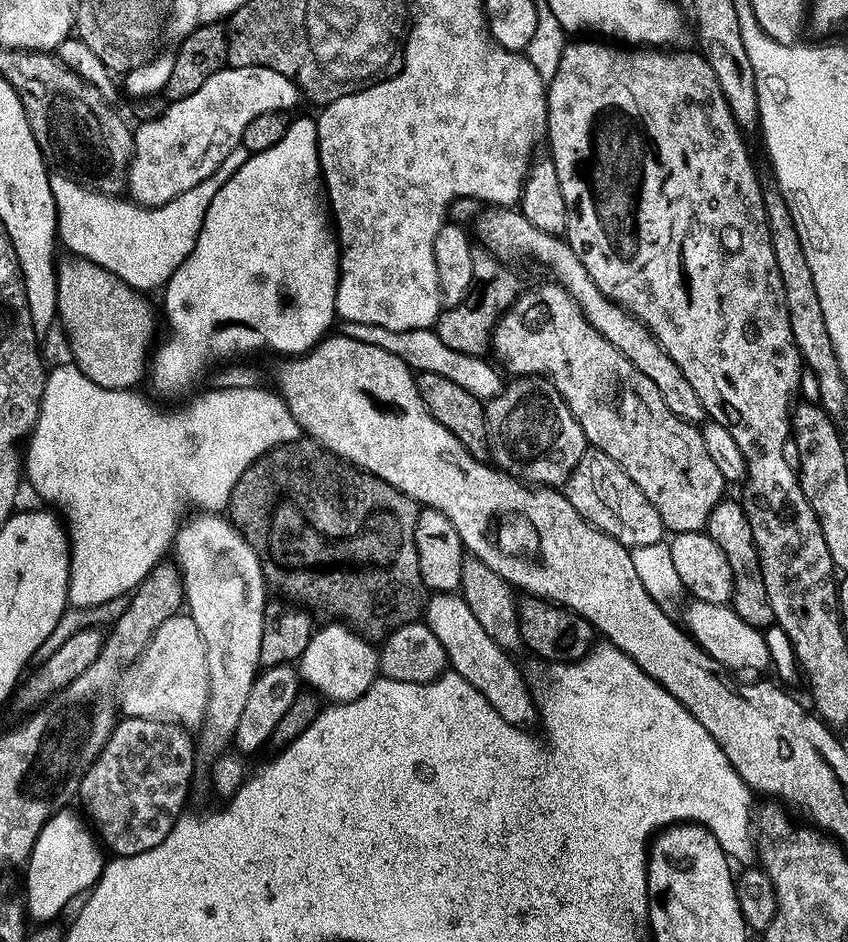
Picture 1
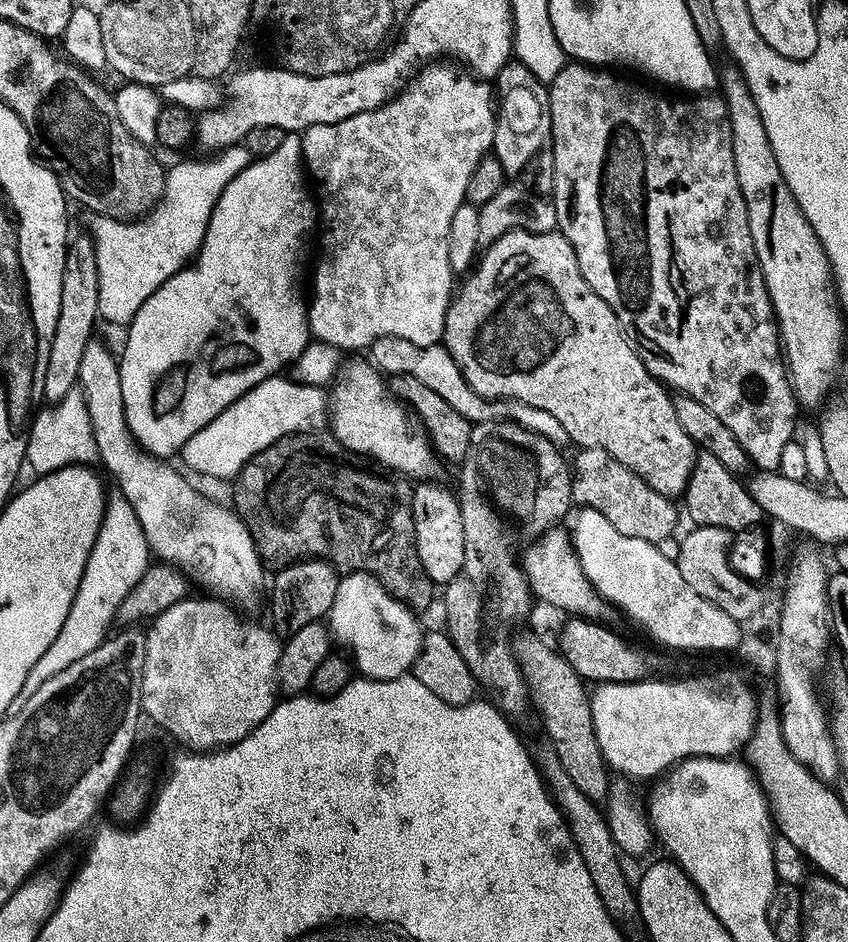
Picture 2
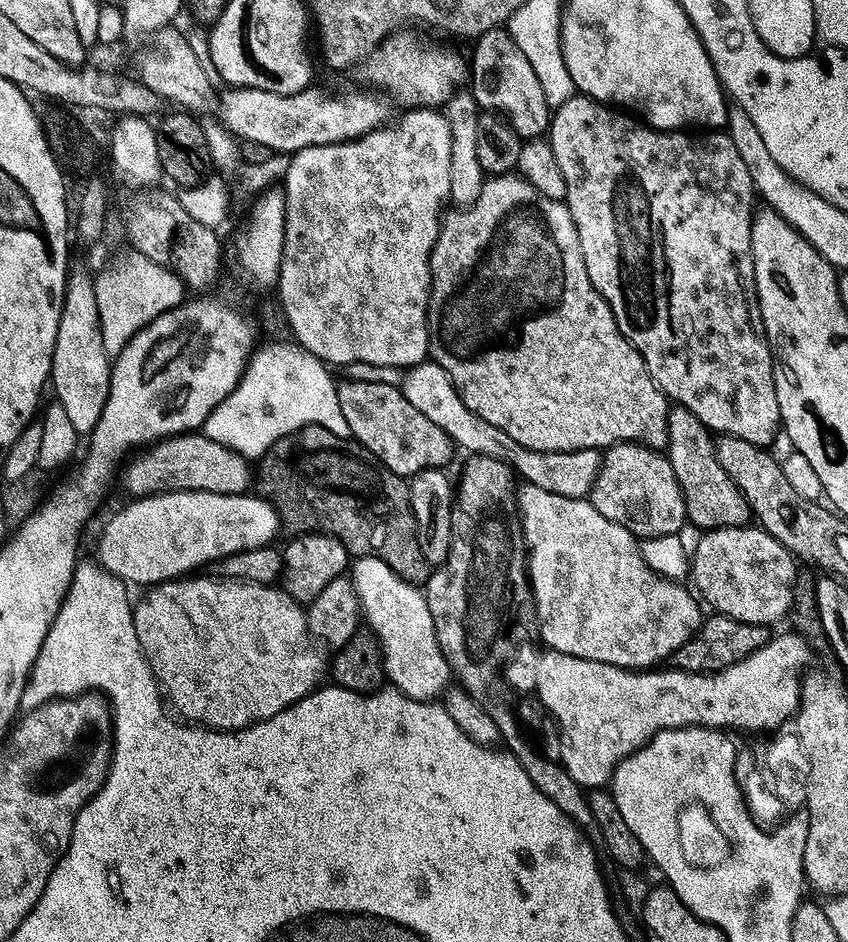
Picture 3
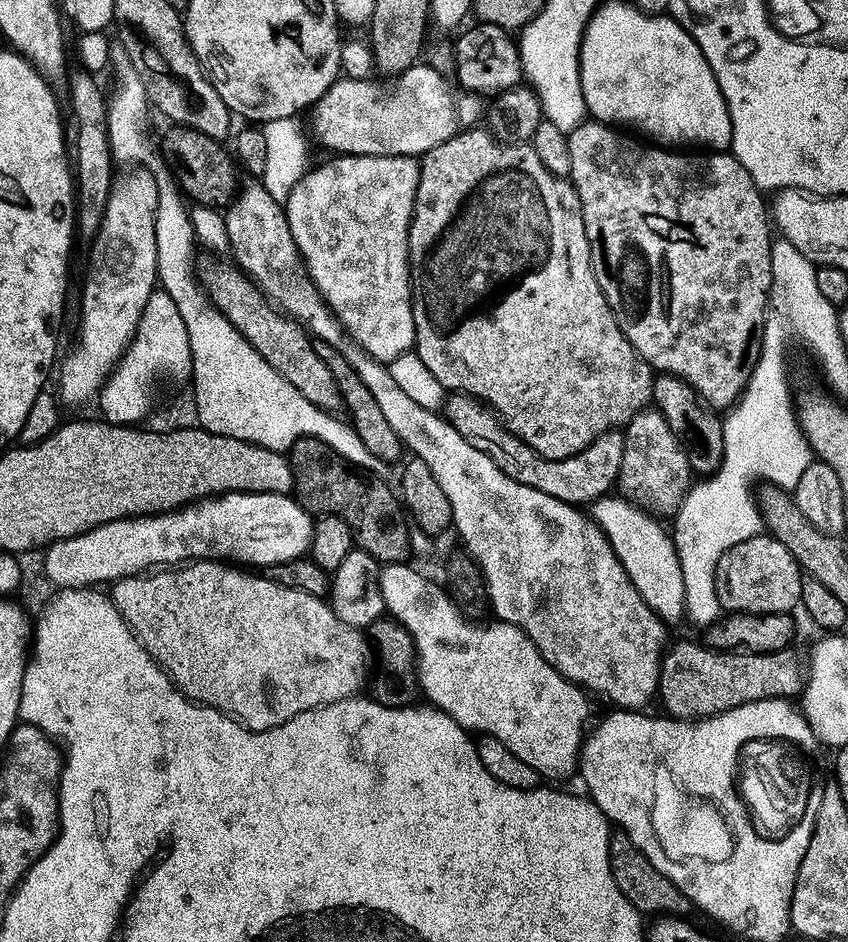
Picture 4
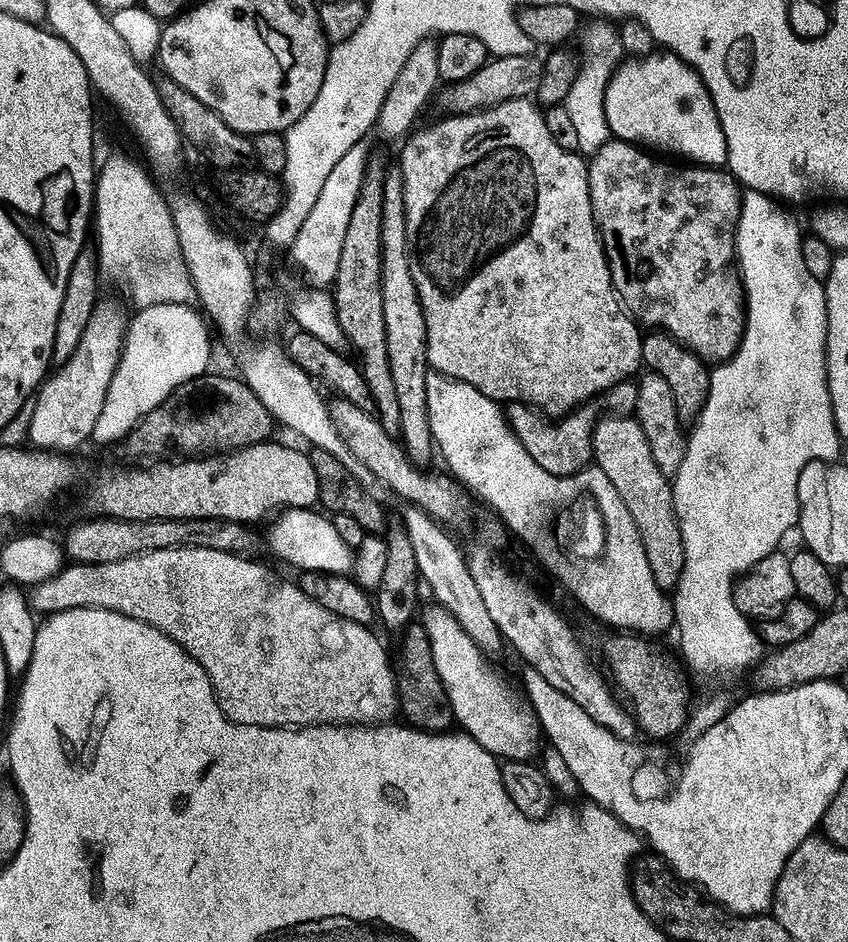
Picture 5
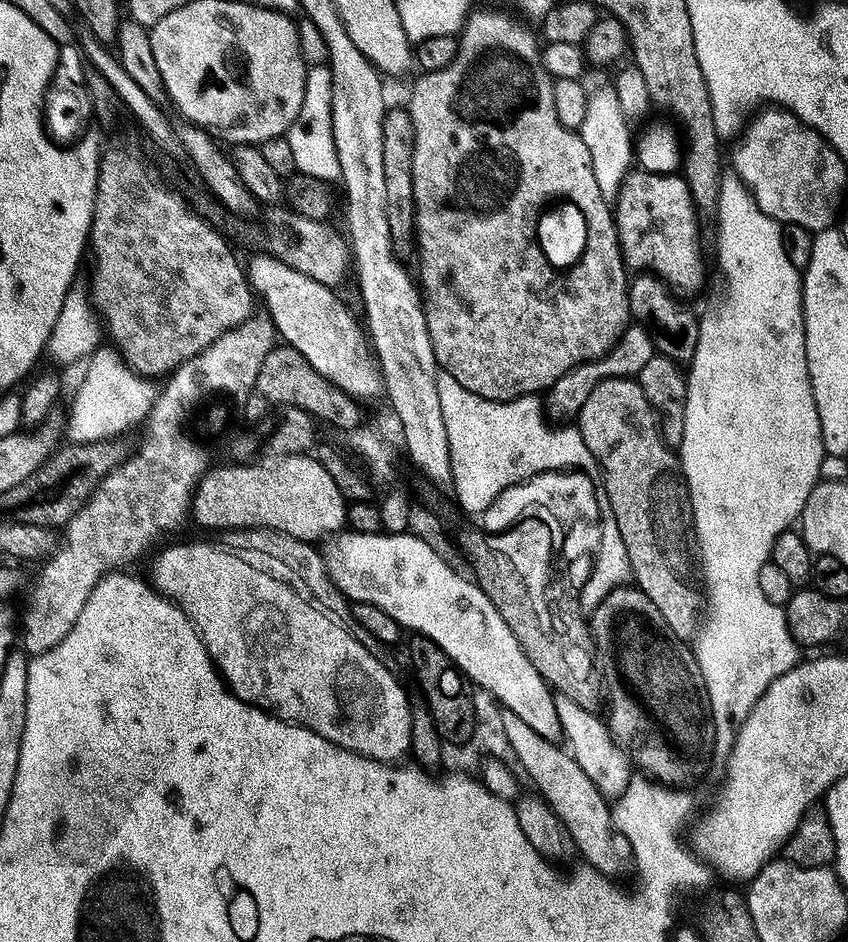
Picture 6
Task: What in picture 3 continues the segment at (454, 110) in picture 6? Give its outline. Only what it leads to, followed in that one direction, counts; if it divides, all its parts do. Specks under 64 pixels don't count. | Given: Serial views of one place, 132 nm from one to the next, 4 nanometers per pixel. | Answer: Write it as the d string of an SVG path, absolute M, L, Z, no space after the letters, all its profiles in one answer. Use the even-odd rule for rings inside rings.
M509 174L485 179L478 198L456 211L460 212L443 213L440 233L428 263L432 275L432 290L428 294L428 356L431 363L446 370L464 405L475 416L490 422L490 426L498 426L498 430L510 434L514 442L531 452L576 452L581 448L607 450L617 442L635 442L657 450L667 449L670 401L654 378L650 378L642 354L620 333L610 306L602 294L598 294L594 282L590 282L590 274L586 274L586 262L582 262L582 250L578 246L578 230L574 226L574 218L570 218L567 204L563 200L546 198L534 190L534 186L530 186L523 176ZM480 216L492 216L492 220L486 221L480 228ZM452 268L464 268L464 277L457 282L453 292Z

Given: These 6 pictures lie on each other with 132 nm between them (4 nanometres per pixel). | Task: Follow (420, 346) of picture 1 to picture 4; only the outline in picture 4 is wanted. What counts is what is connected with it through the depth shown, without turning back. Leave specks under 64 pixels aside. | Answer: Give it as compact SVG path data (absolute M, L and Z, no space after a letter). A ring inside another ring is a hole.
M463 394L449 395L446 400L446 419L455 426L458 434L462 434L466 442L470 442L470 446L478 446L478 450L482 450L482 454L490 457L510 478L534 490L542 490L542 494L550 494L550 498L558 498L567 504L591 505L592 501L613 491L620 475L624 449L624 433L620 430L605 432L590 446L586 446L586 450L570 458L547 460L530 446L526 446L526 442L512 435L491 408L473 397Z

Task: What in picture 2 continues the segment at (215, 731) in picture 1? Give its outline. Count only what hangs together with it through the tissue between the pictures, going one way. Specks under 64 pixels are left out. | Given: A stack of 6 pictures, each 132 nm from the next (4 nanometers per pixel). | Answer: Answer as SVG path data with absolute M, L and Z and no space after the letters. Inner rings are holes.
M92 338L82 352L82 362L78 367L78 388L82 393L88 413L92 419L92 433L96 439L96 451L100 462L108 467L110 475L116 479L119 495L130 502L134 514L144 531L148 543L149 553L157 561L172 565L180 569L193 585L201 584L205 593L211 594L217 600L227 602L233 609L252 608L260 600L260 591L265 591L265 565L256 553L256 547L251 534L243 520L236 515L231 507L223 508L212 500L207 500L200 492L195 492L184 481L180 472L171 468L171 463L161 457L151 456L145 452L132 436L128 423L124 417L124 403L122 402L122 382L120 381L120 365L117 357L98 338Z

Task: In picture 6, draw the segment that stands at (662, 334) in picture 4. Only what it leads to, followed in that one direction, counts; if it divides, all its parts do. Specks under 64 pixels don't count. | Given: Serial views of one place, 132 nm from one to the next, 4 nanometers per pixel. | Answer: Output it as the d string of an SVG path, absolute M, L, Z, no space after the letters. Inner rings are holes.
M628 171L614 201L614 215L620 249L629 269L659 276L684 298L703 286L704 252L700 249L700 224L696 221L698 209L683 175Z

